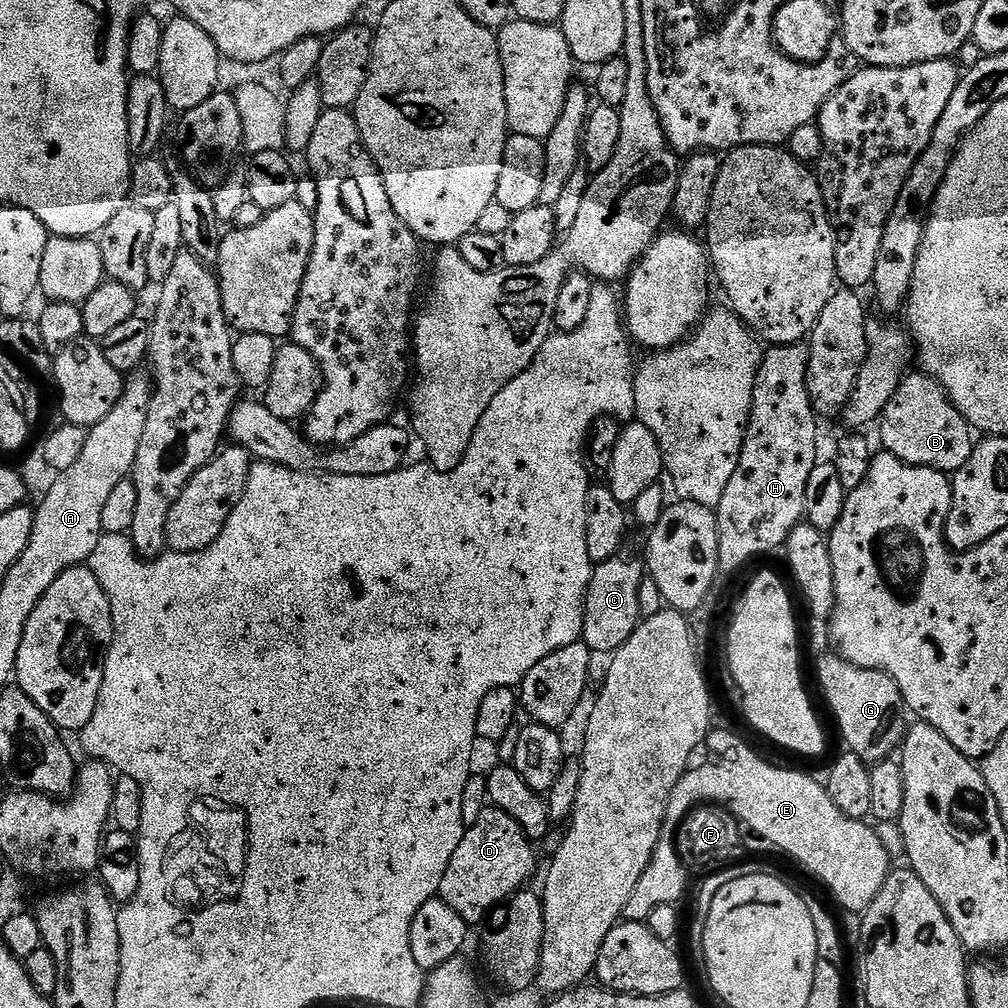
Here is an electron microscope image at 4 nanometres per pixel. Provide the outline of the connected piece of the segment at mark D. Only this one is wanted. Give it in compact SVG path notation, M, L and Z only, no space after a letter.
M485 806L478 814L478 822L467 825L446 874L442 874L439 899L450 906L469 926L483 921L497 906L516 896L524 884L536 872L537 849L533 841L524 835L522 826L502 810Z

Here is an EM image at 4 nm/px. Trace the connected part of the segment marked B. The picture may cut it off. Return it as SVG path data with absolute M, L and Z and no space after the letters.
M920 370L914 372L905 375L898 390L894 390L894 398L890 398L890 406L886 406L879 418L883 451L894 454L894 458L907 464L955 474L962 470L962 466L966 466L966 462L970 462L974 429L933 376Z

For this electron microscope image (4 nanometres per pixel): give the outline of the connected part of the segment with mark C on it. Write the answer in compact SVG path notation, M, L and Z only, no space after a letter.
M615 558L597 563L592 569L588 583L588 593L584 599L584 635L583 644L593 653L608 652L614 654L634 634L641 624L638 590L646 578L646 568L636 560Z

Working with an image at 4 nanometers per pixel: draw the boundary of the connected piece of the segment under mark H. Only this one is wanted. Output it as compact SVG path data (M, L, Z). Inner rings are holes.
M801 342L769 347L763 353L757 372L752 409L737 470L726 485L722 502L714 509L720 535L718 554L721 573L736 572L743 564L750 563L755 556L764 556L775 548L783 549L787 545L790 530L794 530L794 526L805 519L806 482L810 479L810 470L814 470L818 462L816 443L820 440L820 432L816 429L816 423L818 417L808 393L808 344Z

